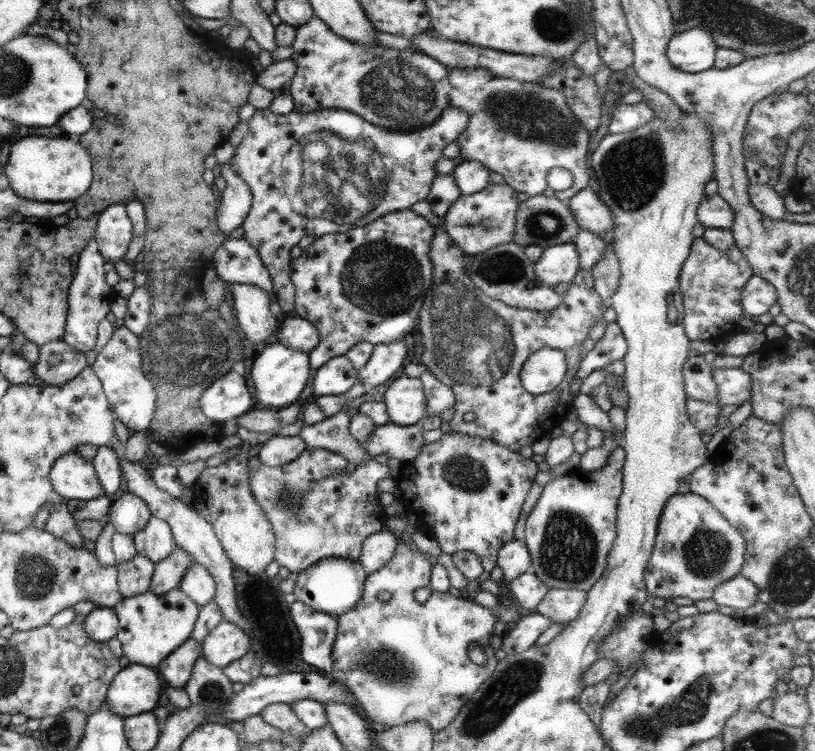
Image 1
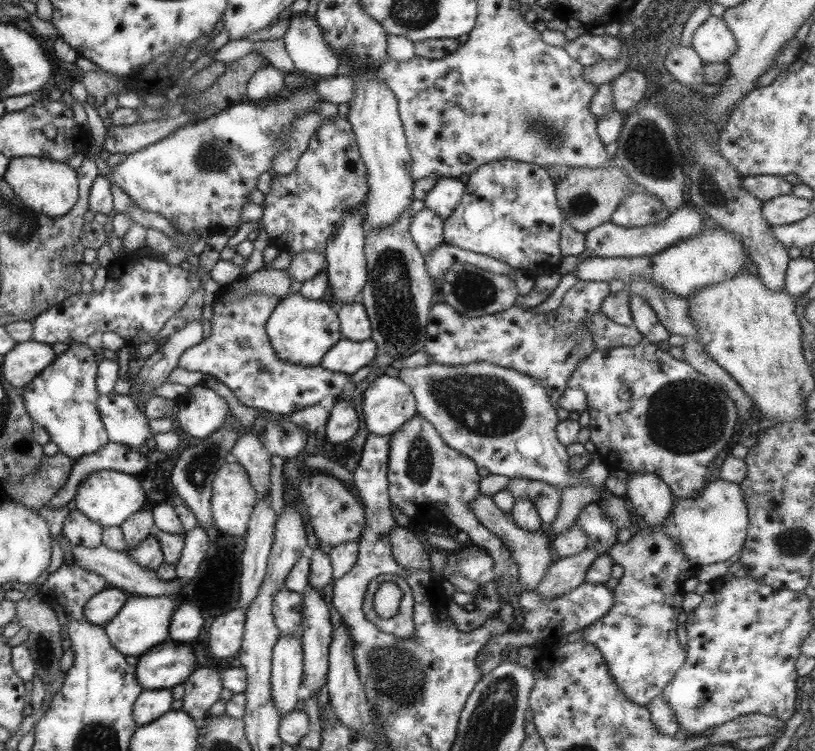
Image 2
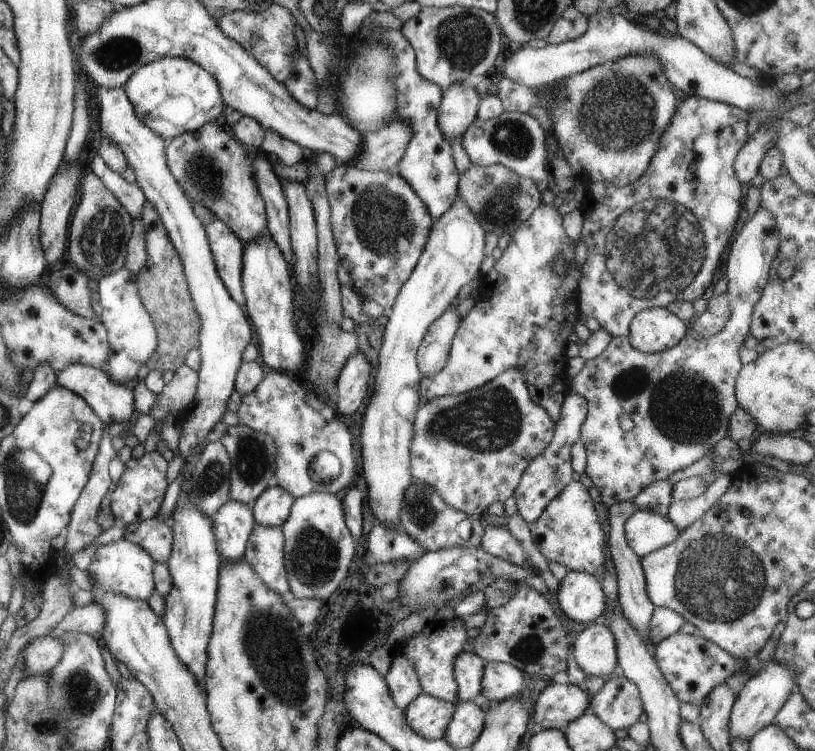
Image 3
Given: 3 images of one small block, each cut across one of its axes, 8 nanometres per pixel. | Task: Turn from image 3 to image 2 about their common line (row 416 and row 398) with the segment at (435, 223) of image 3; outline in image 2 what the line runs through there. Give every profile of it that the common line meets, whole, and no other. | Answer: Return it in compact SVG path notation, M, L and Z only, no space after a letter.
M379 375L363 391L361 412L368 434L387 436L416 415L414 396L397 377Z

